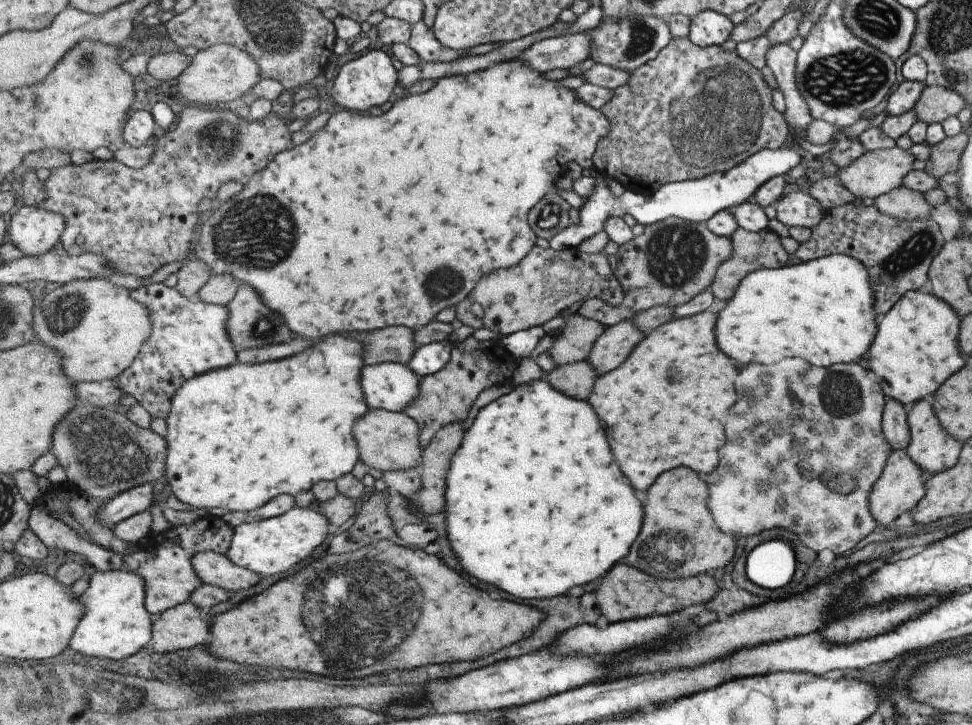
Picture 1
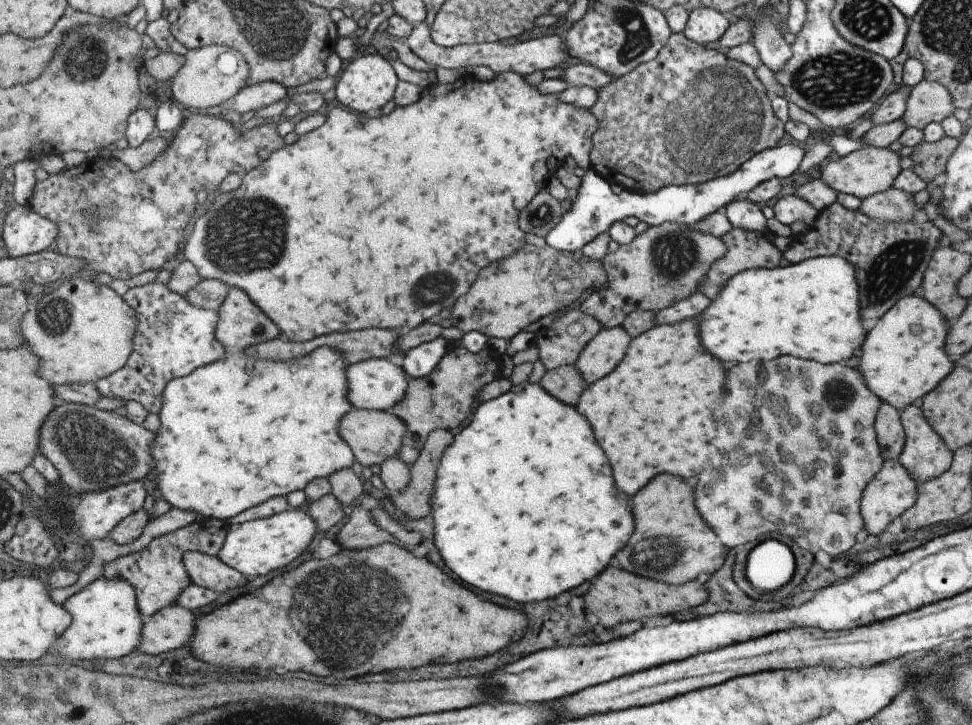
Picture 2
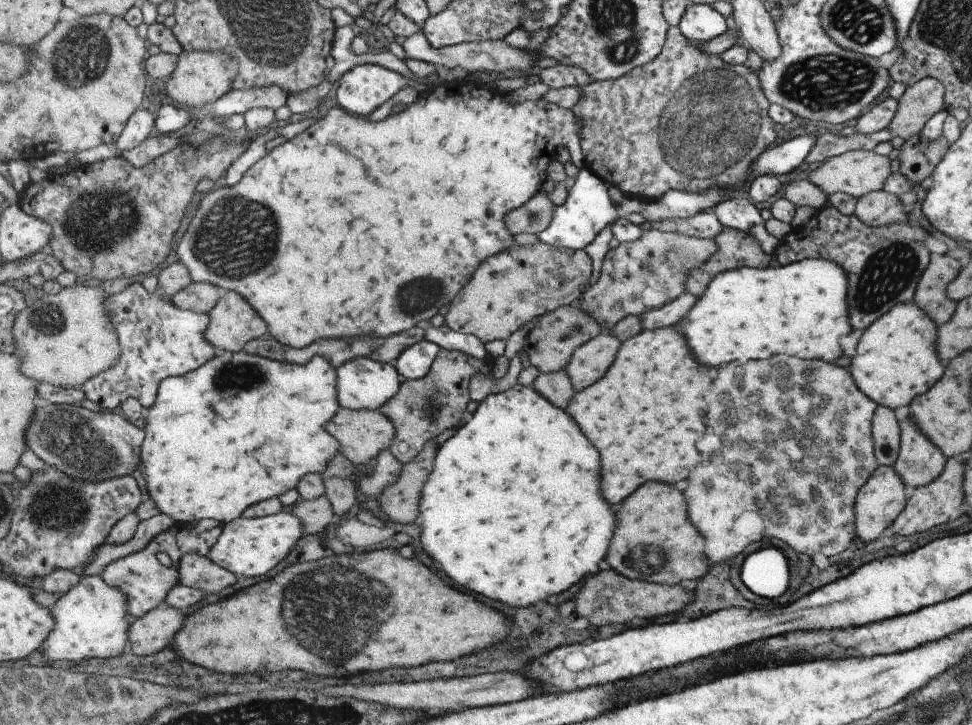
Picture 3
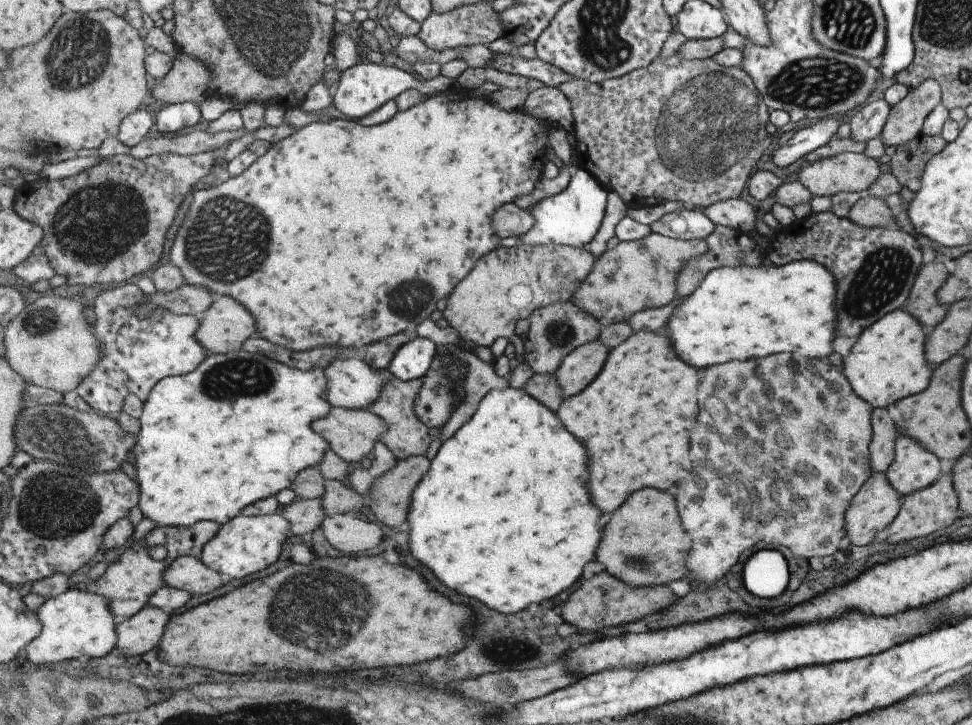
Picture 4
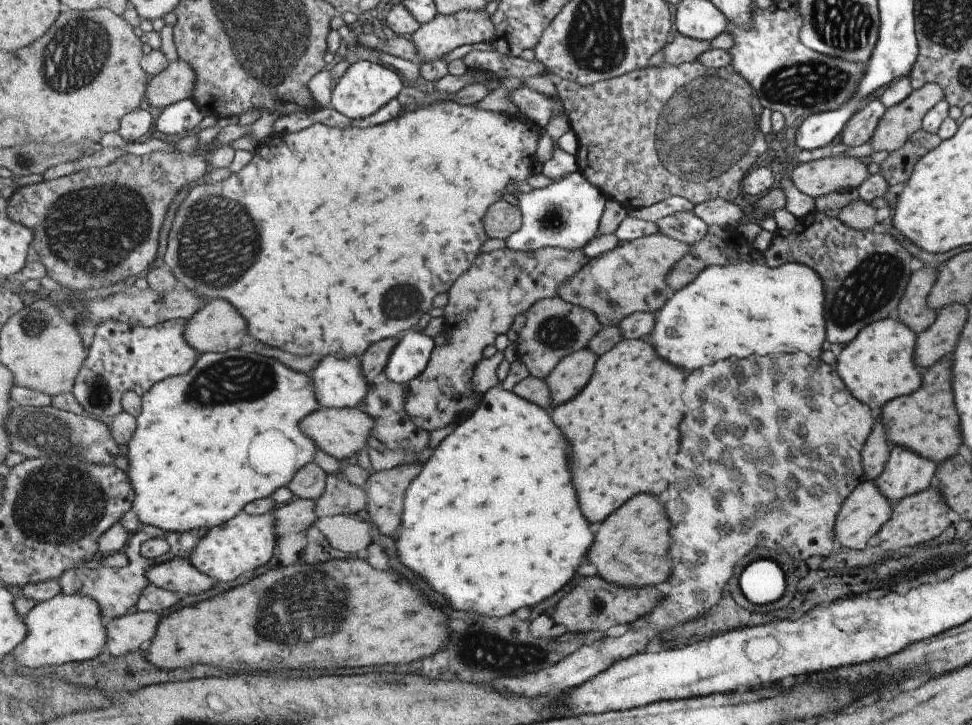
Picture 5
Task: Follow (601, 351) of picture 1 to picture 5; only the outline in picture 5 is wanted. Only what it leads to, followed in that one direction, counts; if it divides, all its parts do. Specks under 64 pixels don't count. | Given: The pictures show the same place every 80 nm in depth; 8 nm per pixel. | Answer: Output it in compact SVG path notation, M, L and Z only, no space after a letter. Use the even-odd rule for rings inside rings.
M585 347L567 355L545 380L552 390L554 406L565 404L579 396L594 374L597 354Z

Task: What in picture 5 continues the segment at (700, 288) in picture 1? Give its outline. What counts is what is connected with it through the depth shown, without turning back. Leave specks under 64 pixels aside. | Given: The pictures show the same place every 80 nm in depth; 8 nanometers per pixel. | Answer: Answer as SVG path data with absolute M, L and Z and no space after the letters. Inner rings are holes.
M659 232L642 236L630 241L618 241L615 248L591 257L586 266L560 289L561 298L571 304L583 307L597 316L601 327L618 325L625 317L633 313L653 313L658 311L673 294L667 286L666 274L670 268L691 250L691 245L669 238Z

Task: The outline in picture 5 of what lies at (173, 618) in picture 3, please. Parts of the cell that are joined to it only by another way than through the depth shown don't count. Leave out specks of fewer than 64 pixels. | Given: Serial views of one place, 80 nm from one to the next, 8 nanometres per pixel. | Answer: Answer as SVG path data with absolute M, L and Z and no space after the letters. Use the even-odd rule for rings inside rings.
M131 610L125 616L111 621L107 625L110 642L105 652L123 656L151 646L162 618L158 612Z

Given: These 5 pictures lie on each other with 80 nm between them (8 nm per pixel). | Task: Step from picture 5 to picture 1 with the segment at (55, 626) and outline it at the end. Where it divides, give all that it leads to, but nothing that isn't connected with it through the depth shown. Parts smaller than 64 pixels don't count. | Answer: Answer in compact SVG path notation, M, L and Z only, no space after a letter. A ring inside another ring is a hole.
M96 571L91 576L87 592L81 596L86 604L86 616L75 631L70 648L83 655L111 660L125 660L145 648L154 640L155 617L146 603L146 578L133 571Z

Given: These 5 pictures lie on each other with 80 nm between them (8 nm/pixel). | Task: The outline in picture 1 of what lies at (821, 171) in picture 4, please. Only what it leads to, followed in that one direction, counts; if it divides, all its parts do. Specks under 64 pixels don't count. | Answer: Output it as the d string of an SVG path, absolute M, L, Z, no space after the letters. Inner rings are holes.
M892 147L888 149L874 149L865 151L859 158L856 158L849 166L837 169L835 175L841 184L858 198L873 197L889 192L892 188L902 184L902 178L912 169L915 157L909 153L909 149Z

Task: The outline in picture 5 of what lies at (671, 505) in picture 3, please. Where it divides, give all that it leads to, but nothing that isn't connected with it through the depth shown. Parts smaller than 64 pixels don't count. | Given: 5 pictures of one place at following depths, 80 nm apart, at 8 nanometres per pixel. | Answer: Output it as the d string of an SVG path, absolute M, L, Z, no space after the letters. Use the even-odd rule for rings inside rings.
M635 494L627 506L621 506L607 522L601 522L597 534L599 538L595 538L595 550L591 550L589 560L602 579L622 587L637 588L667 582L672 572L668 557L670 520L656 495Z

